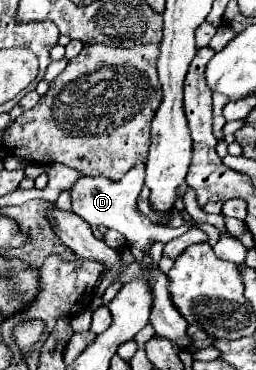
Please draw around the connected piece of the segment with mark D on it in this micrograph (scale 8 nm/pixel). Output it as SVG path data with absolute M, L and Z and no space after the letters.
M135 166L131 172L127 172L121 180L113 182L107 178L87 178L81 176L71 188L71 210L81 216L85 222L89 222L91 226L109 226L111 230L121 232L127 238L127 244L131 248L139 248L143 250L145 246L153 244L153 242L163 242L167 244L169 240L173 240L175 236L181 236L183 232L187 232L191 228L191 224L183 224L181 228L169 228L169 226L159 226L153 224L139 208L137 208L137 198L139 192L143 188L143 180L145 180L145 166Z

